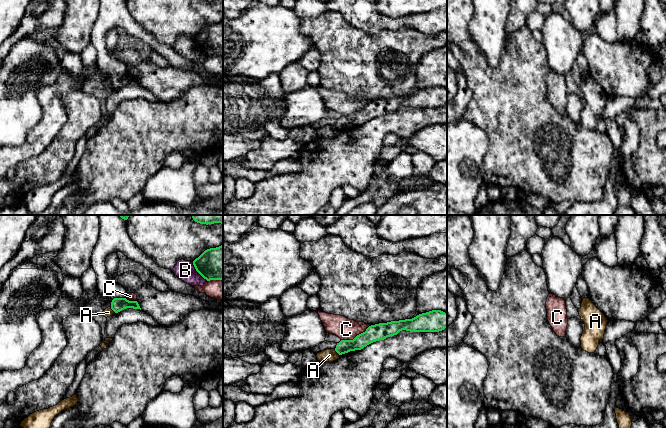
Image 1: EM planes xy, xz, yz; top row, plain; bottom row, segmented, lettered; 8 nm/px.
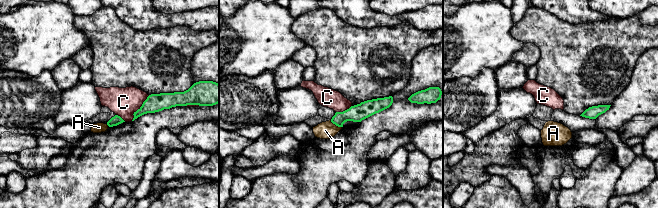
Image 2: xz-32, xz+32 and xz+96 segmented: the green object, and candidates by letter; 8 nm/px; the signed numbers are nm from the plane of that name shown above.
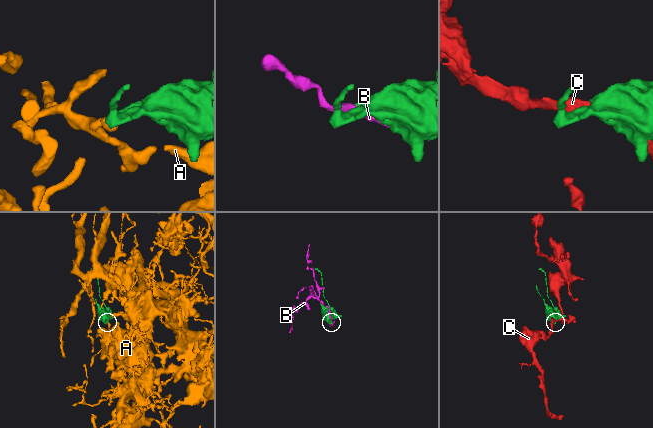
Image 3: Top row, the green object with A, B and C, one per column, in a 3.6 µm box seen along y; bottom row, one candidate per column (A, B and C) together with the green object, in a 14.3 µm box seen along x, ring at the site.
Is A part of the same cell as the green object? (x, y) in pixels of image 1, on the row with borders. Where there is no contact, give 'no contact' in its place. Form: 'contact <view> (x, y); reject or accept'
contact xz (336, 351); reject

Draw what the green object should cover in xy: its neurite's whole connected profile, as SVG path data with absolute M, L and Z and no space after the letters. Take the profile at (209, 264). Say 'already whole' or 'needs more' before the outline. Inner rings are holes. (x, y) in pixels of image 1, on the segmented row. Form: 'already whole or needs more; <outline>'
already whole; M223 244L205 250L193 261L196 271L207 281L223 280Z

